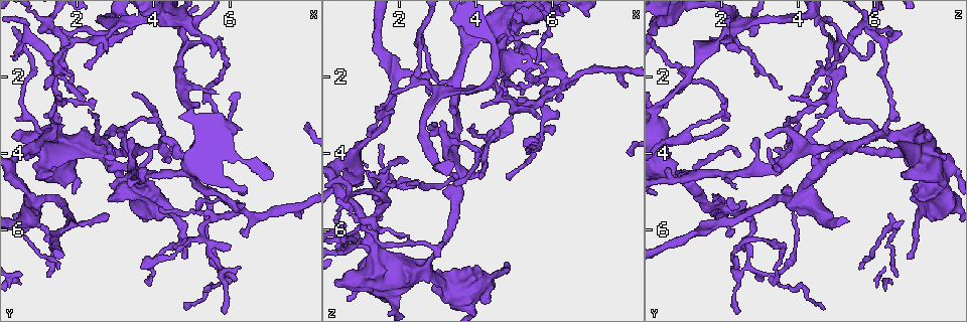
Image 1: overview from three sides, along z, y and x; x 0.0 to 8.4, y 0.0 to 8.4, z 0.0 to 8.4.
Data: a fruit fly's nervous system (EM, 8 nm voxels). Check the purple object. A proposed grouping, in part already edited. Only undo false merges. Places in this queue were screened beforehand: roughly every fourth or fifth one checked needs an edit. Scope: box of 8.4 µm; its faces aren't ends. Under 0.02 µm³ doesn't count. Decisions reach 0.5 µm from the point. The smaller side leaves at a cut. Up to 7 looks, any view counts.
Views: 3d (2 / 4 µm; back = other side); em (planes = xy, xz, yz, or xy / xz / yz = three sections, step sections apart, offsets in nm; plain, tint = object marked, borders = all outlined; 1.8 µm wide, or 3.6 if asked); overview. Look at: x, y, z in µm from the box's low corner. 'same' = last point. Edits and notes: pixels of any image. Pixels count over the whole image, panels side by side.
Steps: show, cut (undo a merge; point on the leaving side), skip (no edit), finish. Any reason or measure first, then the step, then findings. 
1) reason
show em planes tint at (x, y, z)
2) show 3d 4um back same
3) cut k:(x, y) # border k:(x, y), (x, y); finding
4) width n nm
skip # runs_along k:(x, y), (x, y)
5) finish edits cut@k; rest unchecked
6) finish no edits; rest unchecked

three-way junction
show em planes tint at (5.30, 6.20, 2.70)

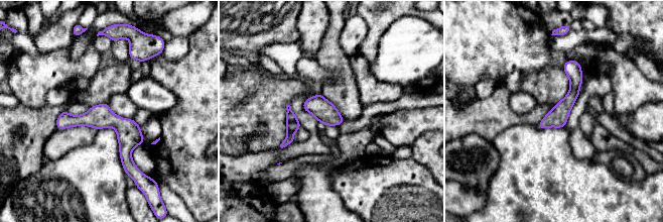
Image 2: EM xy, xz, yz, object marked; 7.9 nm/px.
skip # runs_along 2:(62, 115), (112, 120), (127, 170); continuous, no second neuron

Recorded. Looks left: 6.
looks like a crossing
show em 3.6um planes tint at (3.70, 4.95, 7.50)

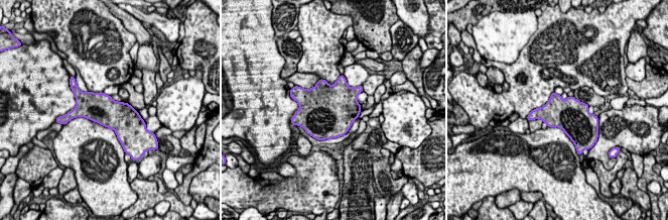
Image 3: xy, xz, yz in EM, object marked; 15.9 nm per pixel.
skip # one neuron here

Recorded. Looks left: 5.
touches itself
show 3d 4um at (1.65, 4.75, 7.80)

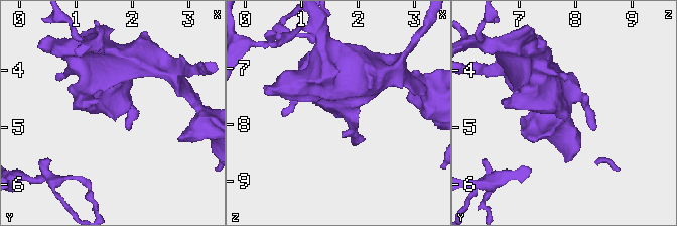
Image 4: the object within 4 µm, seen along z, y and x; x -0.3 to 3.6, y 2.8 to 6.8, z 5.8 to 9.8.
show em planes plain at (1.70, 4.70, 7.85)

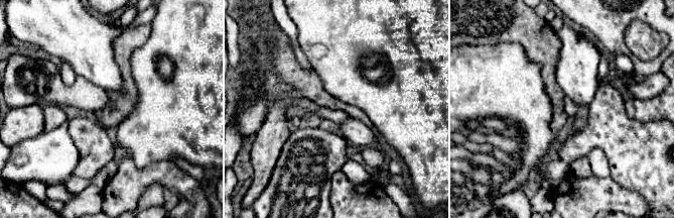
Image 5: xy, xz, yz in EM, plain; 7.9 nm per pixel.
show em planes tint same

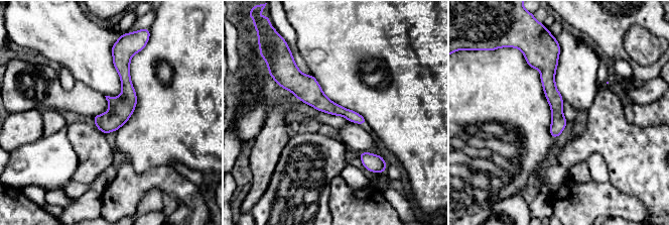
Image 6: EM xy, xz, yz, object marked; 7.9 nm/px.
skip # runs_along 6:(284, 82), (363, 121); continuous, no second neuron

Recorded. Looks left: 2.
finish no edits; rest unchecked

